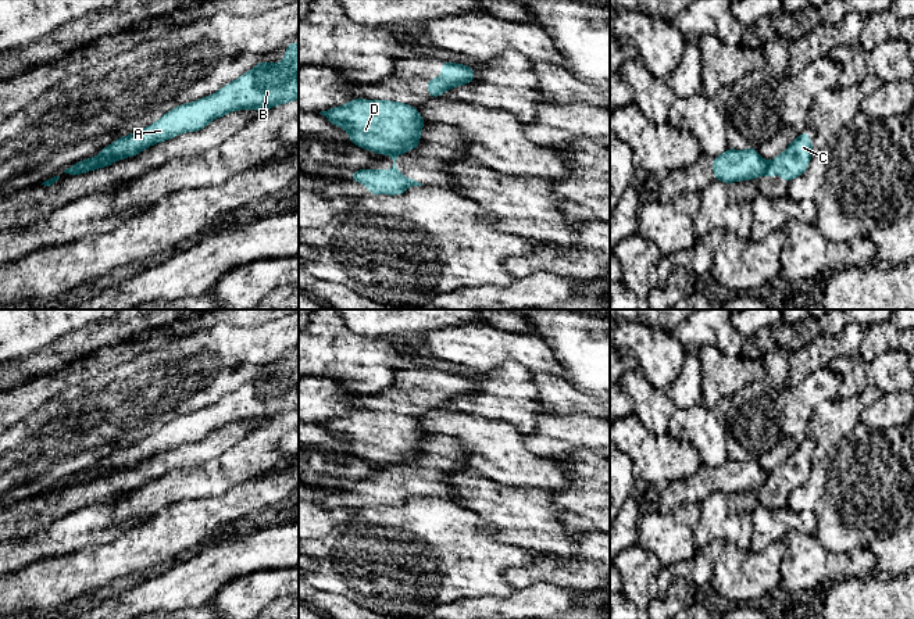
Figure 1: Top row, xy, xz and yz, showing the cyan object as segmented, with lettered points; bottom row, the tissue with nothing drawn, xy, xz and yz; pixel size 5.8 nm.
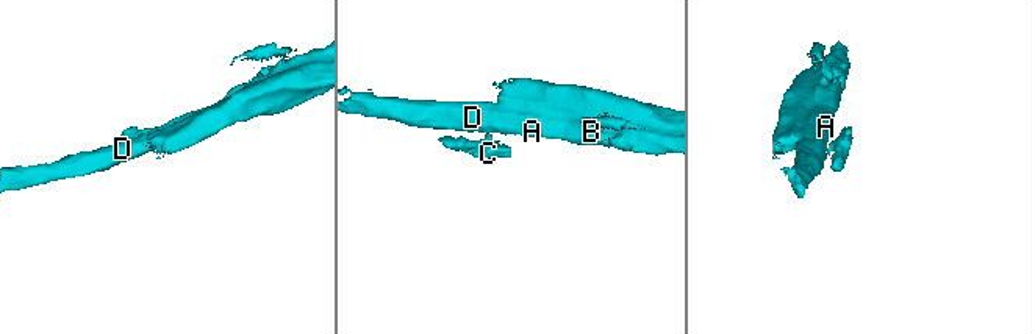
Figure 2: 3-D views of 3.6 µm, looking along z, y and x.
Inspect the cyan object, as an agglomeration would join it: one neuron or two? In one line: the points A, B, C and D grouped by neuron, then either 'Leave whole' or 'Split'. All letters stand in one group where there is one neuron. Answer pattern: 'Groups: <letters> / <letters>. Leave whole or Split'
Groups: A B D / C. Split

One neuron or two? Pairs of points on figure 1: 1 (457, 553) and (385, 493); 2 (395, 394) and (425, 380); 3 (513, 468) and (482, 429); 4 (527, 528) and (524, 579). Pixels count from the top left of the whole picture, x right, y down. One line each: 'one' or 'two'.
1: two
2: one
3: one
4: two

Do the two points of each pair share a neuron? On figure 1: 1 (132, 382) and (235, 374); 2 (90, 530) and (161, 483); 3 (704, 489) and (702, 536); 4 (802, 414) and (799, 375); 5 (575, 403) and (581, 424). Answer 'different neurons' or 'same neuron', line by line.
1: same neuron
2: different neurons
3: different neurons
4: different neurons
5: different neurons

